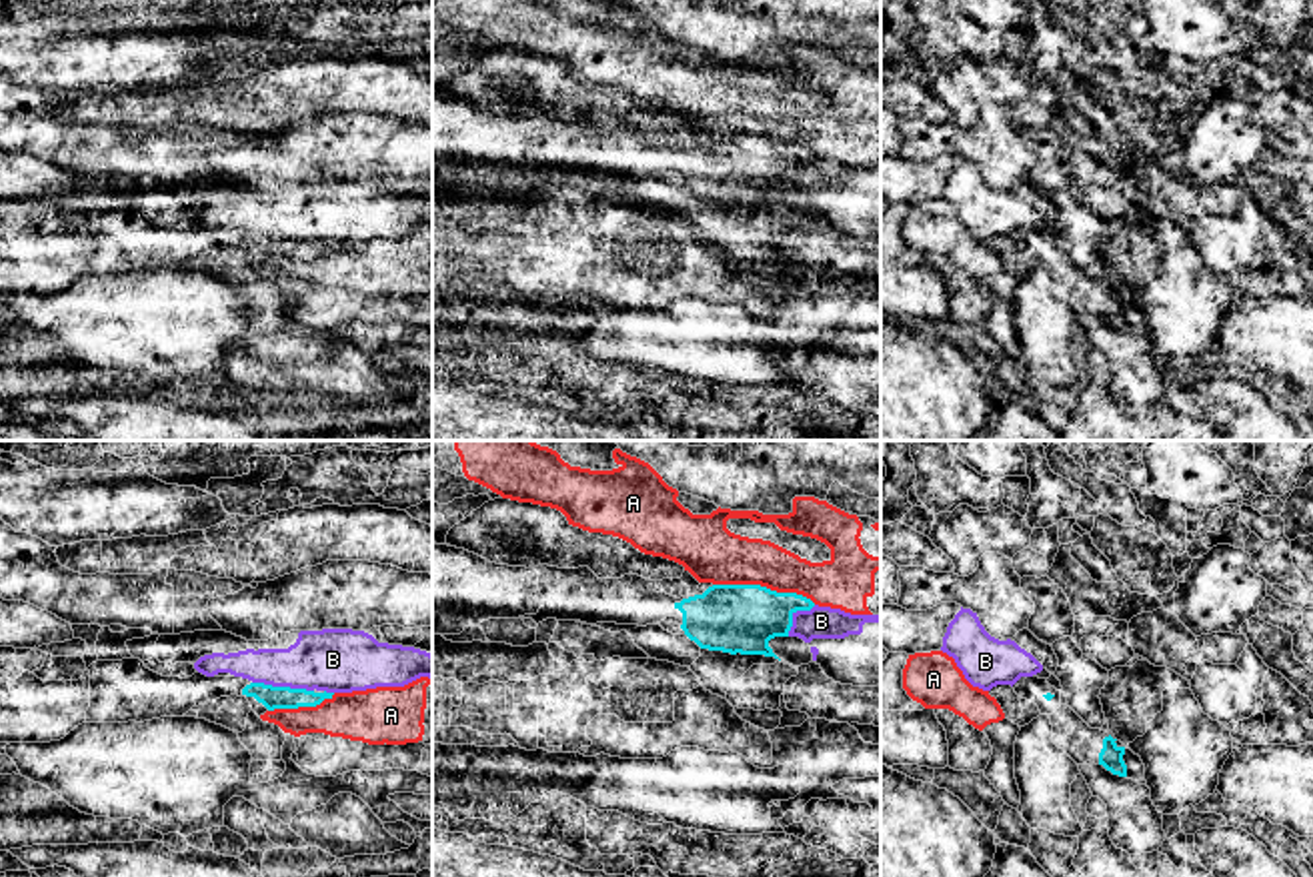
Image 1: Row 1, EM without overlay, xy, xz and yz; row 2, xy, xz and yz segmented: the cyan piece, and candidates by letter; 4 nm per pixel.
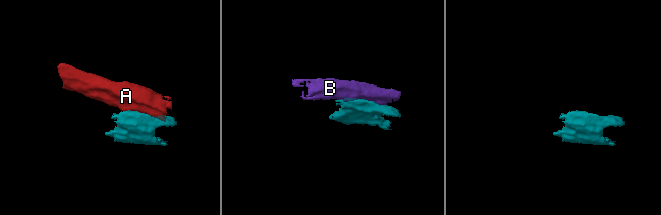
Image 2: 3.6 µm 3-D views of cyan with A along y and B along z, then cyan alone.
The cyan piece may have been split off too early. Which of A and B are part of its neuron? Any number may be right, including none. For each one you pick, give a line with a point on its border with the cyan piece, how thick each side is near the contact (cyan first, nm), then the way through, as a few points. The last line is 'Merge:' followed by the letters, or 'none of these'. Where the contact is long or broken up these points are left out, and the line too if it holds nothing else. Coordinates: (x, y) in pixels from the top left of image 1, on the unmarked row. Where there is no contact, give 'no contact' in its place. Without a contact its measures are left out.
Merge: none of these

